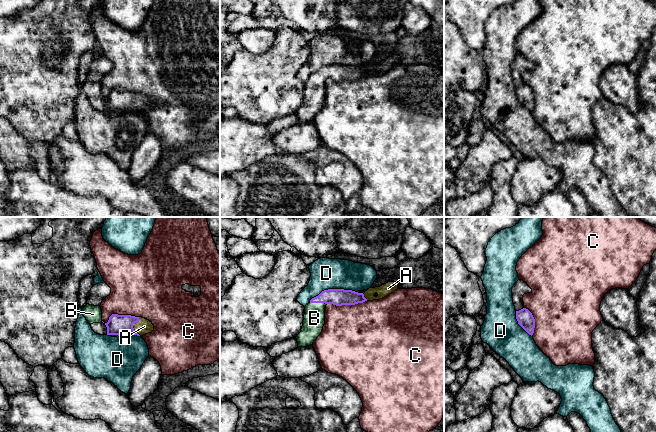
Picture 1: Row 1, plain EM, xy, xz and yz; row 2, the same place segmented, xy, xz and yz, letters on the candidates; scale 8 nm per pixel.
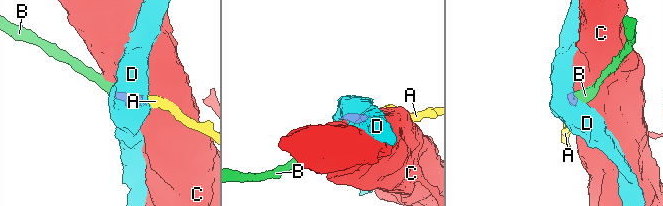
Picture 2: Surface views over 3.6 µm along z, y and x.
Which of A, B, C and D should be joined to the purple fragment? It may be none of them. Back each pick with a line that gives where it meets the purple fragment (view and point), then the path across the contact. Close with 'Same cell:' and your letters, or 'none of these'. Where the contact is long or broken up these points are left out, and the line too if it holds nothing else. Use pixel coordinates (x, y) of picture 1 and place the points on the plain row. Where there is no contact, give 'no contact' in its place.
A: meets purple in xy at (132, 102); runs through xy (119, 101), (132, 102), (144, 102)
B: meets purple in xz at (318, 78)
Same cell: A, B

